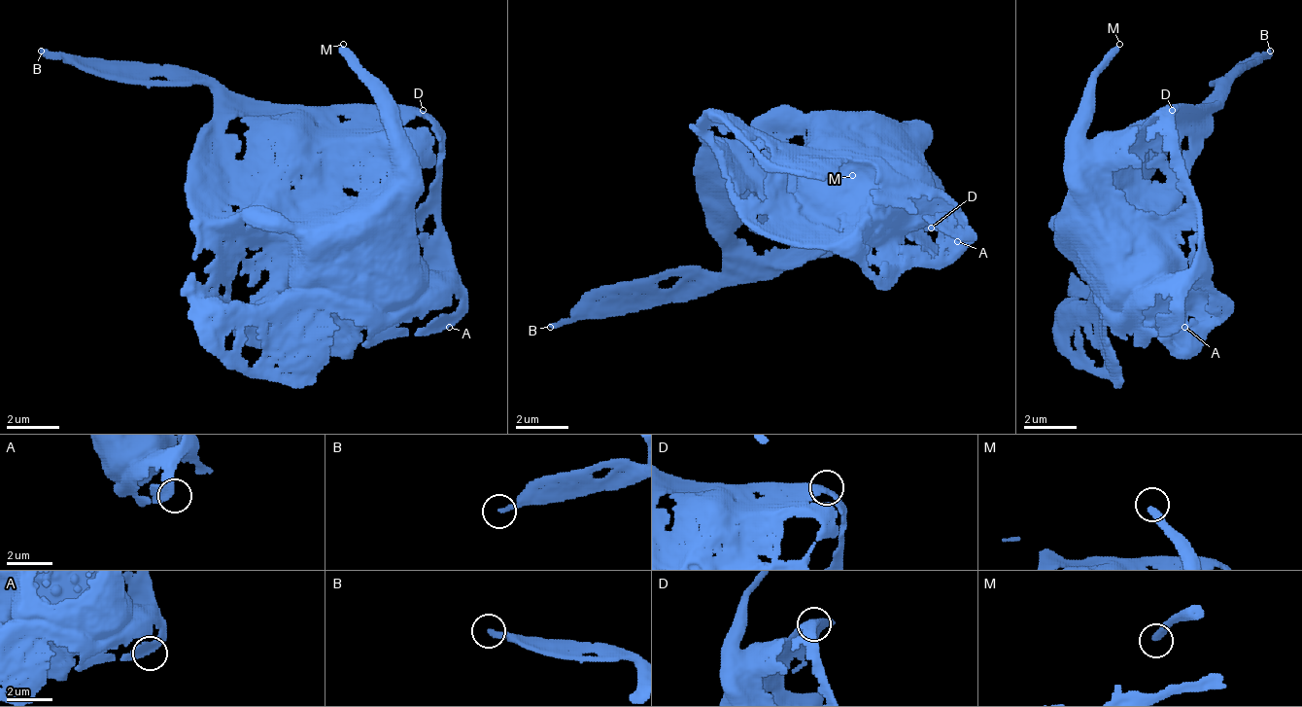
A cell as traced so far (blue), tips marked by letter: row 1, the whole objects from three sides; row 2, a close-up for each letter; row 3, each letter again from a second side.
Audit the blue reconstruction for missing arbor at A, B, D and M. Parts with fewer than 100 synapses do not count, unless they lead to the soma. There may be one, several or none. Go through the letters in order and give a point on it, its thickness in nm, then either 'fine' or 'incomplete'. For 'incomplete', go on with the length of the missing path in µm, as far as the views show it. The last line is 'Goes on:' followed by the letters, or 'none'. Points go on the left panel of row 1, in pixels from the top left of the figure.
A: at (449, 327); 240 nm thick; fine
B: at (41, 51); 190 nm thick; incomplete; about 70 µm are missing
D: at (423, 110); 280 nm thick; fine
M: at (343, 44); 300 nm thick; fine
Goes on: B

